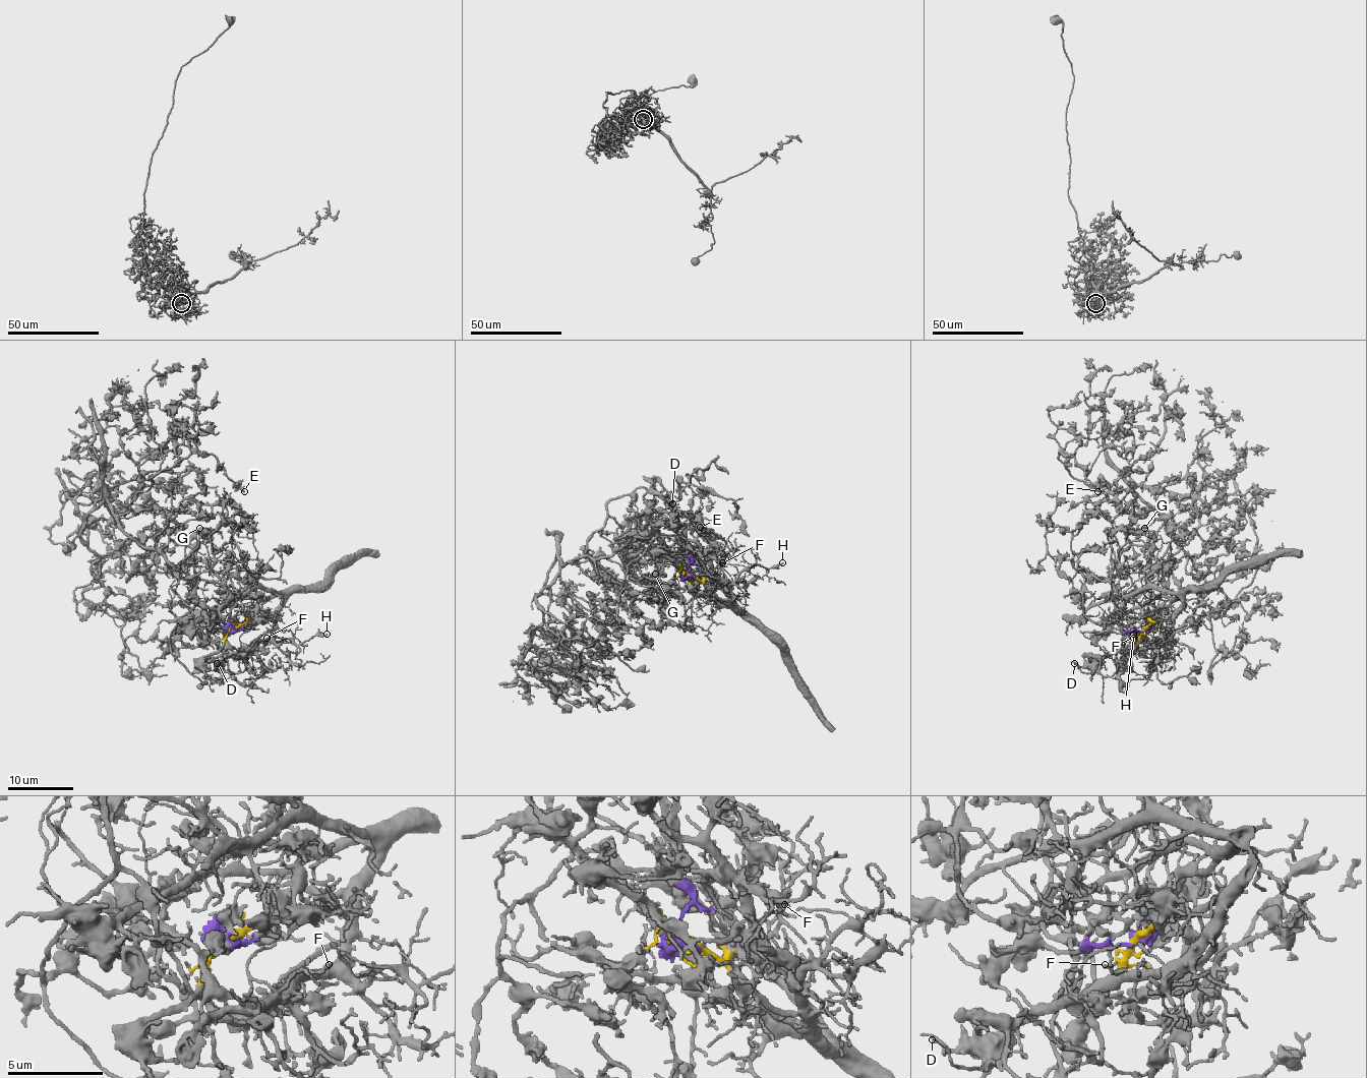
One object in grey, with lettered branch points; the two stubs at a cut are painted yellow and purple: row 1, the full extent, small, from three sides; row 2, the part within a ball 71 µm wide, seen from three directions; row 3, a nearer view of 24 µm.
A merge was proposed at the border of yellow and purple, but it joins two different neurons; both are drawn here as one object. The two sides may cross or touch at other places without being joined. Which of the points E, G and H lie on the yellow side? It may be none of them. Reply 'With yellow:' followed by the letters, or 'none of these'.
With yellow: H

